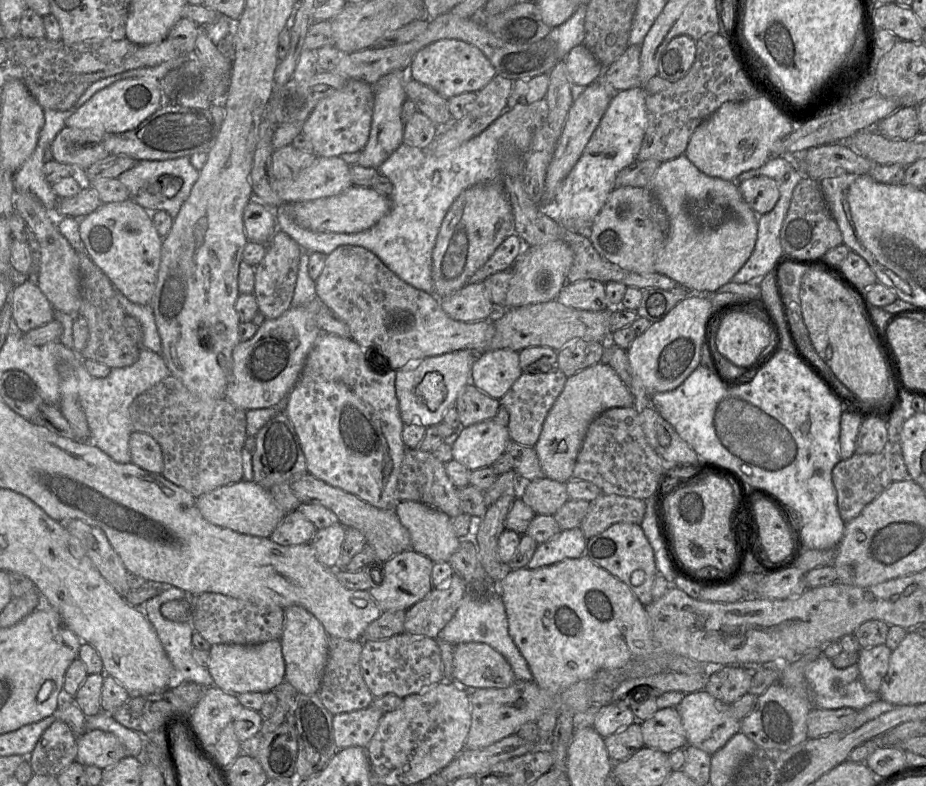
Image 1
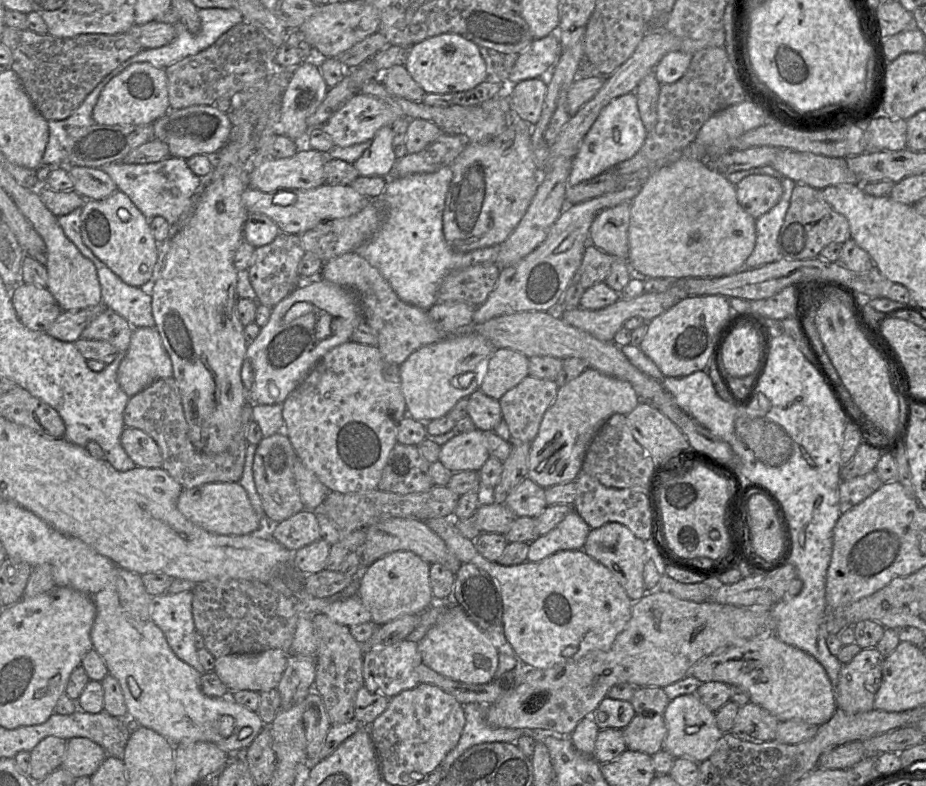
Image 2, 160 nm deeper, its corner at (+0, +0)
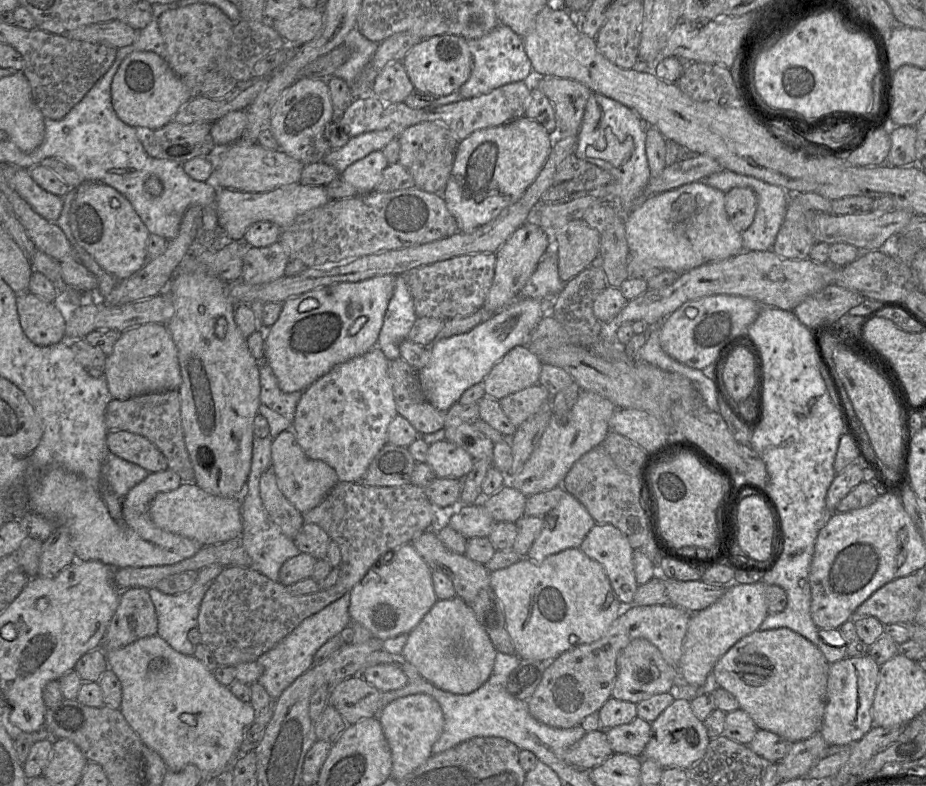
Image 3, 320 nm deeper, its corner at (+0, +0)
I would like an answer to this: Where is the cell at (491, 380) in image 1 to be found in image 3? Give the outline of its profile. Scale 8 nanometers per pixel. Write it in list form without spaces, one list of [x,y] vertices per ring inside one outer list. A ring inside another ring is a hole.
[[[527,345],[515,346],[492,367],[483,380],[485,396],[500,400],[537,384],[541,365],[537,355]]]

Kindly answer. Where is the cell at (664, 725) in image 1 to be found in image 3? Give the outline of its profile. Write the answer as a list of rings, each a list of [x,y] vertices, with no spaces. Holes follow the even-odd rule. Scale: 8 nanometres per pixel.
[[[636,717],[628,724],[603,730],[614,753],[641,757],[651,736],[651,723]]]

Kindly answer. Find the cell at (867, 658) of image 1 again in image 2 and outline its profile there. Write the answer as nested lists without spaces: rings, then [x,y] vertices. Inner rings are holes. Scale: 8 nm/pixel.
[[[874,648],[861,649],[849,662],[843,664],[835,687],[836,707],[850,714],[868,712],[874,709],[874,699],[882,681],[882,665],[885,657]]]

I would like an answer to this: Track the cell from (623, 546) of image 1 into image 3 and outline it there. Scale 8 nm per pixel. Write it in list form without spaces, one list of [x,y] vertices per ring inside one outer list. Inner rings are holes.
[[[595,524],[579,549],[604,569],[612,589],[624,606],[633,602],[638,584],[633,552],[626,536],[611,524]]]

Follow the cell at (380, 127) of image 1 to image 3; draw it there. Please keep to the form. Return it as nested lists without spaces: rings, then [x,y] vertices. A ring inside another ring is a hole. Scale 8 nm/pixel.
[[[374,151],[348,166],[341,178],[353,186],[359,195],[367,194],[376,190],[388,165],[383,151]]]

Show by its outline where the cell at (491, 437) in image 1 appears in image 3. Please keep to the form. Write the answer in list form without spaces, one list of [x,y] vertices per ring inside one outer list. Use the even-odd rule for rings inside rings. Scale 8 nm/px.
[[[447,440],[429,446],[426,463],[437,478],[463,480],[472,469],[474,459],[463,448]]]

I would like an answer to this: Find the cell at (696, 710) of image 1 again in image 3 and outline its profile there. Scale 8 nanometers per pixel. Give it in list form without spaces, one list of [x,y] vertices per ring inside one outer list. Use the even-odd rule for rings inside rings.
[[[674,699],[674,701],[651,722],[651,736],[641,755],[642,759],[651,759],[663,768],[689,769],[698,763],[706,753],[710,738],[707,729],[692,712],[691,701]]]

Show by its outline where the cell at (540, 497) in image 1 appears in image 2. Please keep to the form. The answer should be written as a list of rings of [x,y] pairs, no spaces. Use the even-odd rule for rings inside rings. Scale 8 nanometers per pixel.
[[[526,477],[509,494],[505,503],[517,517],[539,516],[548,506],[545,499],[545,488]]]

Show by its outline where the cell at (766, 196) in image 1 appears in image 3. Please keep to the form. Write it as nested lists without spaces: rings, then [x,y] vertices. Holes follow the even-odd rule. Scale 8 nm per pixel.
[[[732,188],[725,194],[725,209],[729,220],[741,233],[753,223],[757,206],[757,196],[750,188]]]

